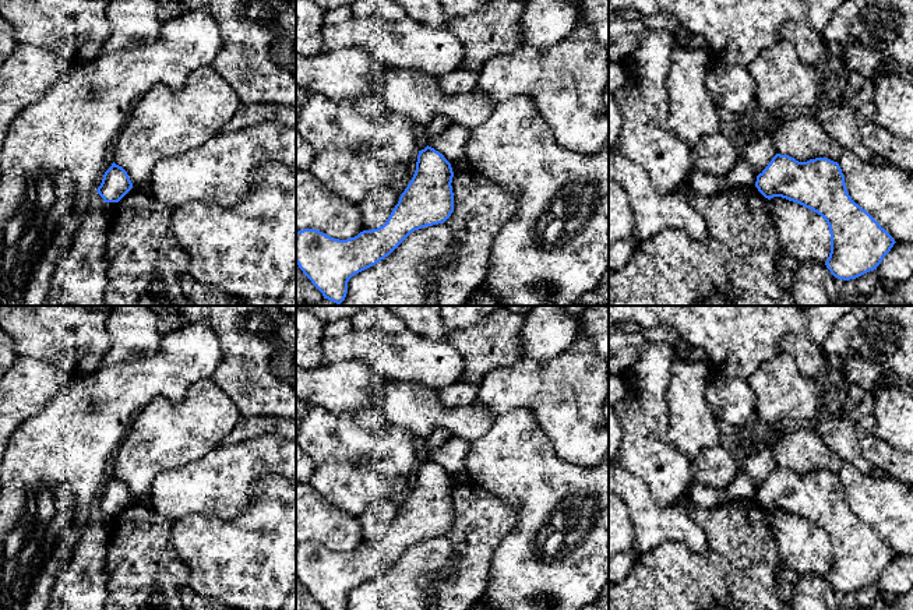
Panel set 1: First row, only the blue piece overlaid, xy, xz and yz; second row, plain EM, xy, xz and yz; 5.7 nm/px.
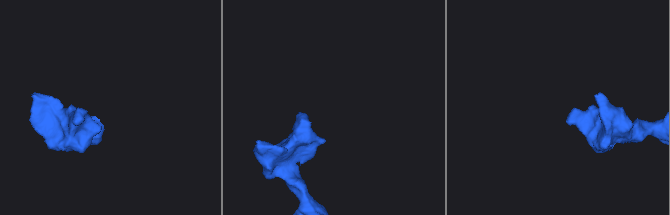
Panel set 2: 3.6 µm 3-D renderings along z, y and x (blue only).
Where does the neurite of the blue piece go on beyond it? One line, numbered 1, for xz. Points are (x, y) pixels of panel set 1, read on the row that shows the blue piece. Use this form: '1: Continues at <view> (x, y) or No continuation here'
1: No continuation here

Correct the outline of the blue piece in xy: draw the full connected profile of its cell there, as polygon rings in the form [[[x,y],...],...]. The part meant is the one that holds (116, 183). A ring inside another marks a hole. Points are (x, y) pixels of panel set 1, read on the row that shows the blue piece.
[[[113,162],[96,191],[105,202],[119,202],[131,188],[133,183],[127,172]]]

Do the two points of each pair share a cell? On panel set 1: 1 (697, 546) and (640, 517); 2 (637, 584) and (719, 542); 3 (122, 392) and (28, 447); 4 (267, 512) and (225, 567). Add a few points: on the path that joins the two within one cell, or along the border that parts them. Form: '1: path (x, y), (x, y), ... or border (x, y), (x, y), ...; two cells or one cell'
1: path (683, 532), (674, 524), (654, 524); one cell
2: path (659, 584), (683, 584), (702, 564); one cell
3: path (99, 415), (66, 447), (52, 447); one cell
4: path (265, 526), (239, 553); one cell

